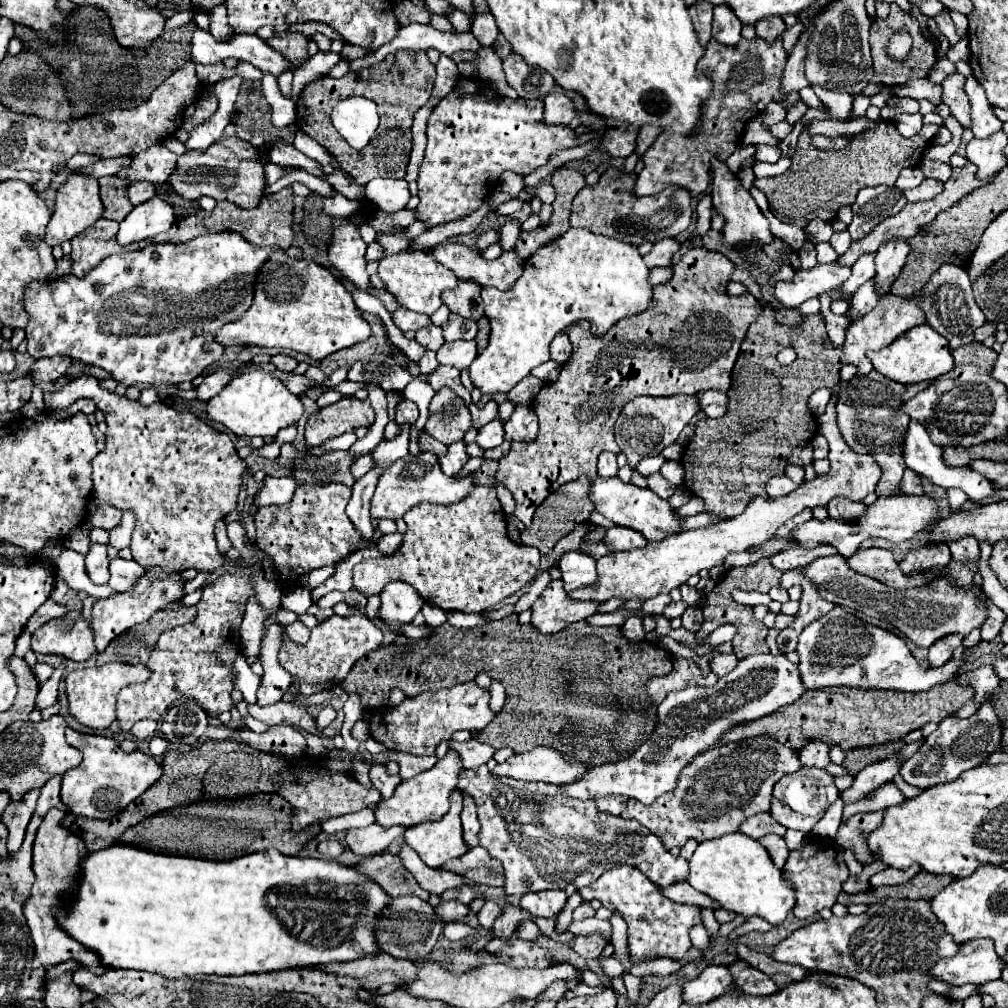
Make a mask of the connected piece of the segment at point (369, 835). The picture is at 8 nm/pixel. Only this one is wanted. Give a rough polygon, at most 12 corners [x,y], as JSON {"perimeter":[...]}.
{"perimeter":[[378,824],[352,828],[346,844],[354,854],[384,852],[406,828]]}

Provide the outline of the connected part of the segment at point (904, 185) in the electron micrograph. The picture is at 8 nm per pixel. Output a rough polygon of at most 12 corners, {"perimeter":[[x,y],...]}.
{"perimeter":[[904,168],[895,186],[905,191],[919,186],[924,174],[918,168]]}

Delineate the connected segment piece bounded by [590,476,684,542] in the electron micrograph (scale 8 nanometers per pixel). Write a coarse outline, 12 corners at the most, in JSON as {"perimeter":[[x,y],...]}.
{"perimeter":[[596,478],[598,512],[648,542],[684,532],[682,516],[648,488]]}

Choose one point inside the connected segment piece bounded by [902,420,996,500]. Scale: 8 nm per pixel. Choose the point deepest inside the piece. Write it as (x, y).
(920, 455)

